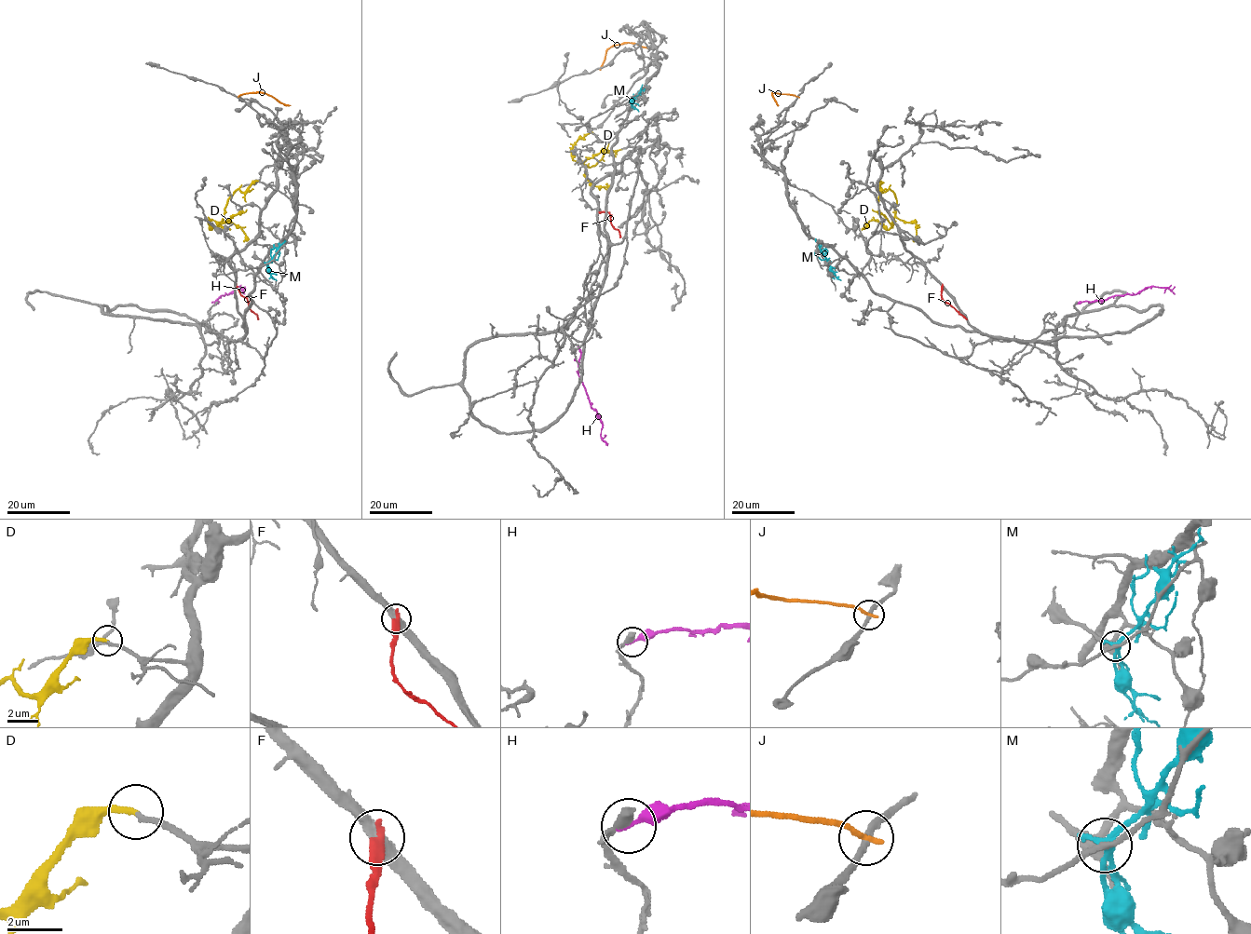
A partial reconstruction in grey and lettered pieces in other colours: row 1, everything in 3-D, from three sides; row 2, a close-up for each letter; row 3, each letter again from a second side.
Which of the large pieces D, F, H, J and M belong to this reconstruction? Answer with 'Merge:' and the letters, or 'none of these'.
Merge: D

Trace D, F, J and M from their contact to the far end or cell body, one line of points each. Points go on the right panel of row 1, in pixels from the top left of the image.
D: (878, 181), (880, 190), (883, 193), (890, 189), (895, 197), (891, 227), (886, 229), (873, 220), (861, 229)
F: (942, 285), (941, 297), (967, 319)
J: (797, 97), (772, 92), (778, 105)
M: (827, 263), (816, 238)

